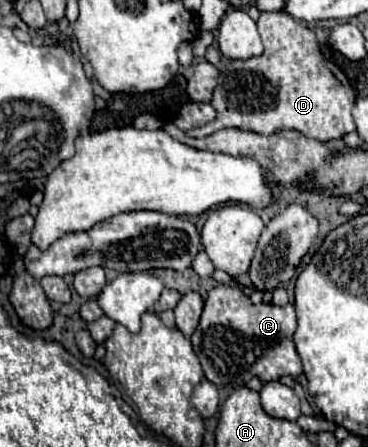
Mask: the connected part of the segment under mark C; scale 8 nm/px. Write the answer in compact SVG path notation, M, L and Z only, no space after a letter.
M218 284L204 296L204 310L196 332L192 334L194 352L202 364L206 380L216 386L244 386L252 378L262 382L282 376L302 374L302 362L296 354L292 334L296 330L294 304L252 304L238 288Z

